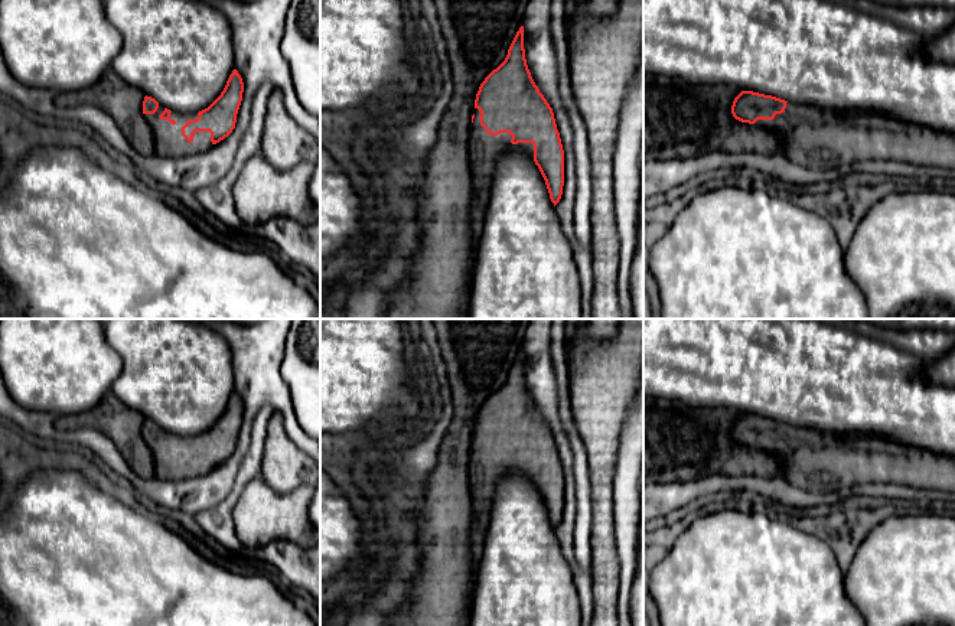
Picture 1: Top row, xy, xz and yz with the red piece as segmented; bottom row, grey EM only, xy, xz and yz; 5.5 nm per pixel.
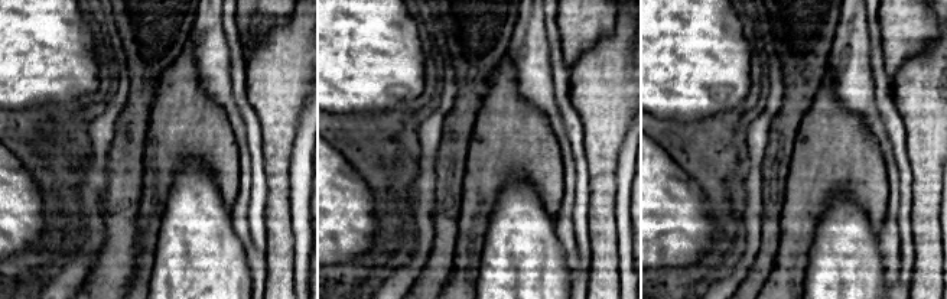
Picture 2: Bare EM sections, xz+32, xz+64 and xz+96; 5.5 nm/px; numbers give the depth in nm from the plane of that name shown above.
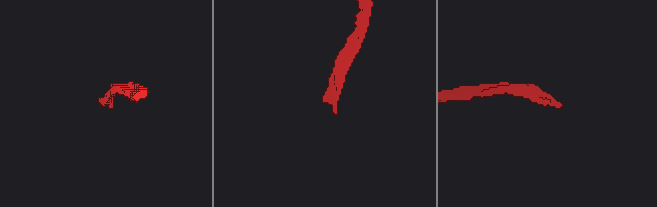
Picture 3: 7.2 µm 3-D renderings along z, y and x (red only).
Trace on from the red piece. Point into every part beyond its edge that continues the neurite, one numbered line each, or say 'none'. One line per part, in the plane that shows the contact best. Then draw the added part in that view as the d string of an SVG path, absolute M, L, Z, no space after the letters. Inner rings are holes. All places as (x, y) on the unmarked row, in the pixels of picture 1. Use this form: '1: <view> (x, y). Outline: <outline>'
1: xz (485, 472). Outline: M475 431L473 437L475 441L469 457L469 486L473 511L470 551L475 581L483 552L485 535L498 482L508 473L518 473L527 477L529 482L534 482L534 469L532 466L512 467L512 459L509 456L501 456L498 459L488 457L486 453L480 449L480 434Z

